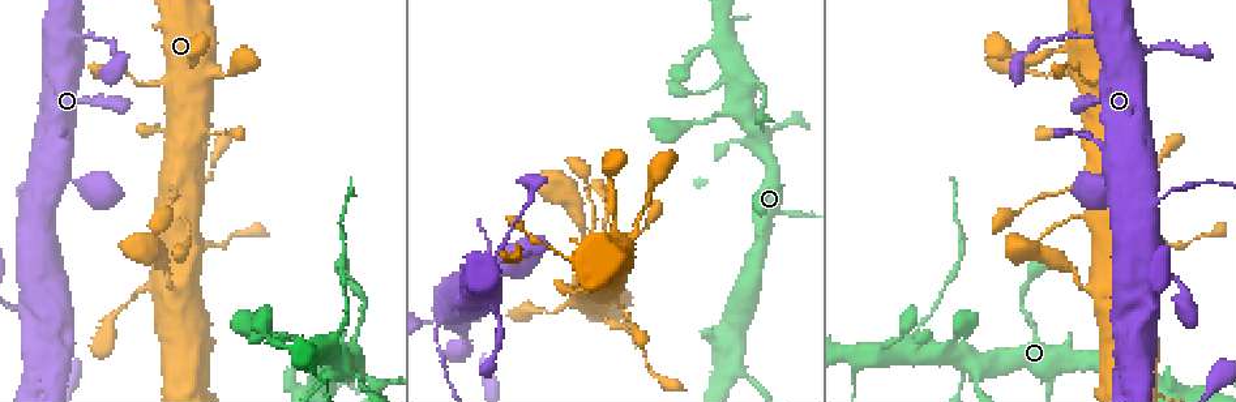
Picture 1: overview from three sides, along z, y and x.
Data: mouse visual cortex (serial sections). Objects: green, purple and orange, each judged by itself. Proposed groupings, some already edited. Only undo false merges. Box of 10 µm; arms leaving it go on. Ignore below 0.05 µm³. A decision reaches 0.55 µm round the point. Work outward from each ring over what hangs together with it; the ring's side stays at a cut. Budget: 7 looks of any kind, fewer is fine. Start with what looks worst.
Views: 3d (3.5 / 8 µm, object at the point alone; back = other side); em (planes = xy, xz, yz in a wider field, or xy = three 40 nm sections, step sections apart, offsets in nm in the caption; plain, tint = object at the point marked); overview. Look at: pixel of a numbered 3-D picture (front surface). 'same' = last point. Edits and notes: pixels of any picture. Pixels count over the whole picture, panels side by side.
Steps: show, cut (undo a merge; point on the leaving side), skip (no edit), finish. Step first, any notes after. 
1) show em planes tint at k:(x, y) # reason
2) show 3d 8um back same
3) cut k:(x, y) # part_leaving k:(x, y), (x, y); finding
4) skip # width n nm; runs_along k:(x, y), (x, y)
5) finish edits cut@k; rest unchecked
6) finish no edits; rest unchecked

show 3d 3.5um at 1:(343, 326) # sudden change in width

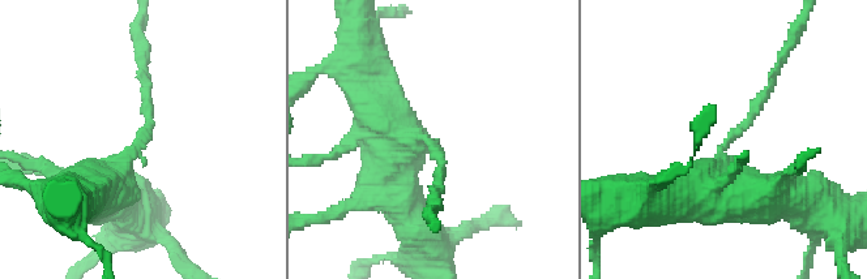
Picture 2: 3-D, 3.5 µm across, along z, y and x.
show em xy step 2 tint at 2:(428, 143) # arm_widths 150, 600 nm; now the EM

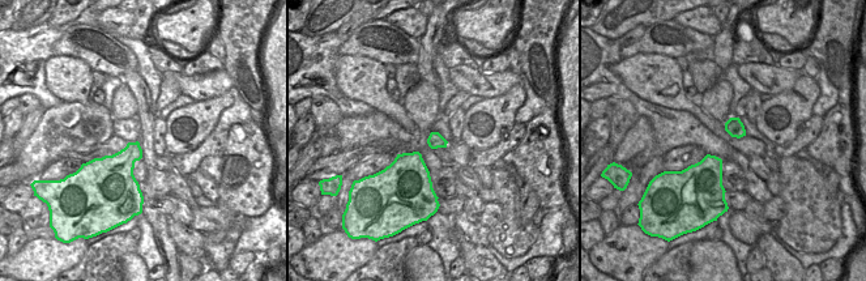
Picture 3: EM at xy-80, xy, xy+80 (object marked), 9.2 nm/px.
show em xy step 1 tint same

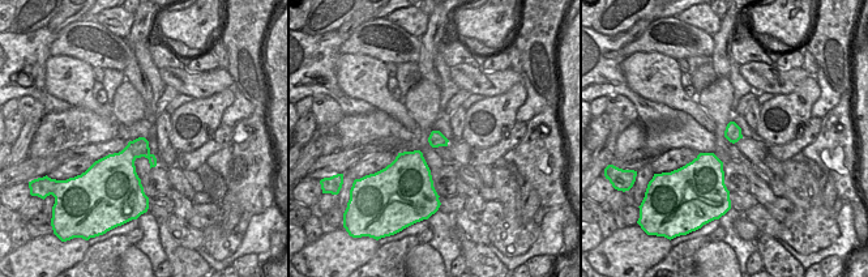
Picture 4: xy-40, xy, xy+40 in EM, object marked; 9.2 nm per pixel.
cut 2:(149, 115) # width 150 nm; part_leaving 2:(127, 151), (148, 128), (144, 47); a second cell is stuck on

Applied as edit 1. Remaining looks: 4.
show 3d 3.5um at 1:(1147, 200) # abrupt turn

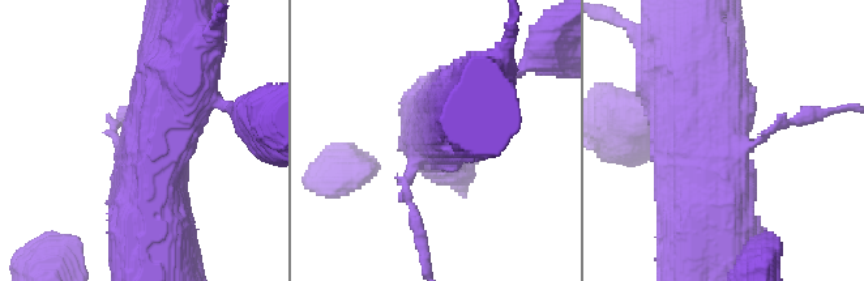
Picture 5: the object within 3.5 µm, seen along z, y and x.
show em planes tint at 5:(421, 148)

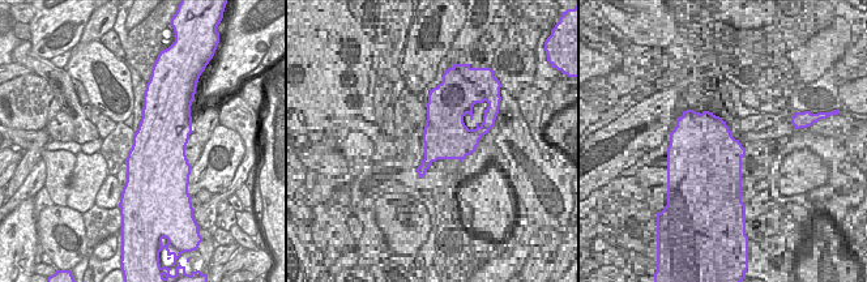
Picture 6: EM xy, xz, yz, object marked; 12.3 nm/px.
cut 5:(805, 118) # part_leaving 5:(761, 136), (808, 113), (855, 109); two cells meet here

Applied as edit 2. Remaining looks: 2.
finish edits cut@2, cut@5; rest unchecked

